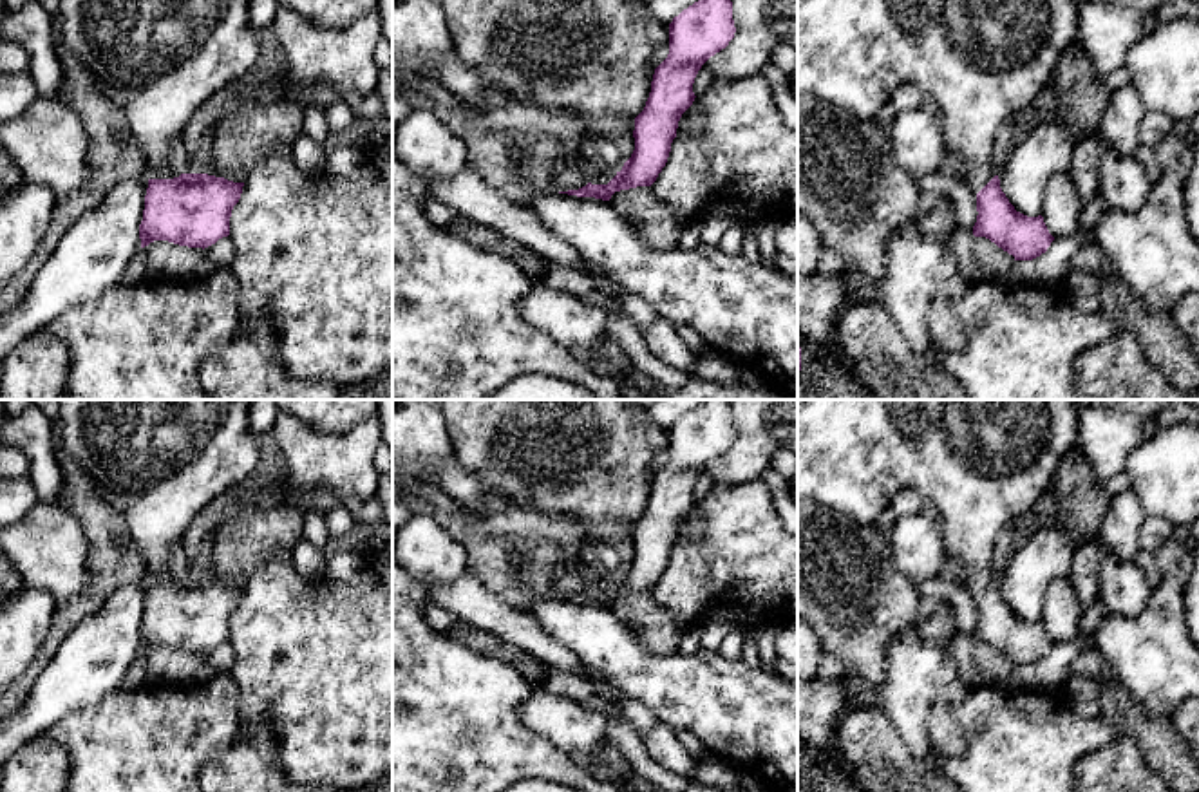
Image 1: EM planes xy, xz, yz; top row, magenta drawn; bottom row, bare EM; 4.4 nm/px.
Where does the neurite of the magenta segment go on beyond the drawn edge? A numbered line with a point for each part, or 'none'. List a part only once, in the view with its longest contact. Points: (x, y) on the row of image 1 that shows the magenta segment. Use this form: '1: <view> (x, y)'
1: xy (160, 60)

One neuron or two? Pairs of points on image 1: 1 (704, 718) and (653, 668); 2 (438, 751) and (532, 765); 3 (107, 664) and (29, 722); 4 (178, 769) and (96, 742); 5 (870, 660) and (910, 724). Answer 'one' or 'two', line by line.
1: one
2: one
3: one
4: one
5: two

